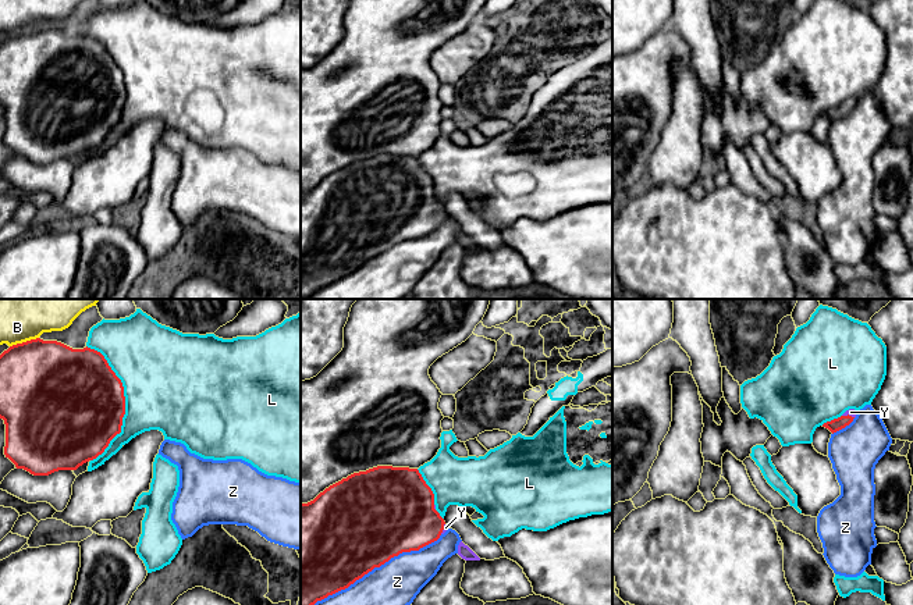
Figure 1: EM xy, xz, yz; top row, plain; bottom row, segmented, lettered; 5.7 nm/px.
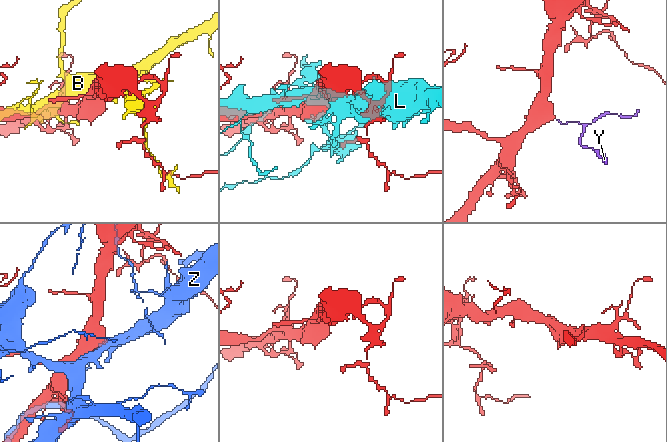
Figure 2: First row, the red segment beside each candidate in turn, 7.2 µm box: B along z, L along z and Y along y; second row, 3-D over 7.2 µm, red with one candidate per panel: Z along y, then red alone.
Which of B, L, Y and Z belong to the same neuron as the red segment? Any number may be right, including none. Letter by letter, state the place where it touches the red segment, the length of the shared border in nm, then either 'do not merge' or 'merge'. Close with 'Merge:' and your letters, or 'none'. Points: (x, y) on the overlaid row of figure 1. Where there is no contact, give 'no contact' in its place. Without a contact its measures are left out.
B: xy (24, 342) | 180 nm | do not merge
L: xy (124, 401) | 650 nm | do not merge
Y: yz (848, 415) | 70 nm | merge
Z: xz (377, 566) | 850 nm | do not merge
Merge: Y

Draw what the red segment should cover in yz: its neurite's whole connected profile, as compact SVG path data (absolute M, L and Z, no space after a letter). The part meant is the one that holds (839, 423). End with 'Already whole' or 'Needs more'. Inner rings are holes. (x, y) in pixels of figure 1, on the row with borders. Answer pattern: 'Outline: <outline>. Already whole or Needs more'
Outline: M849 409L841 417L824 423L823 427L828 428L834 434L845 428L846 426L849 426L856 417L856 414L857 414L857 410Z. Needs more

